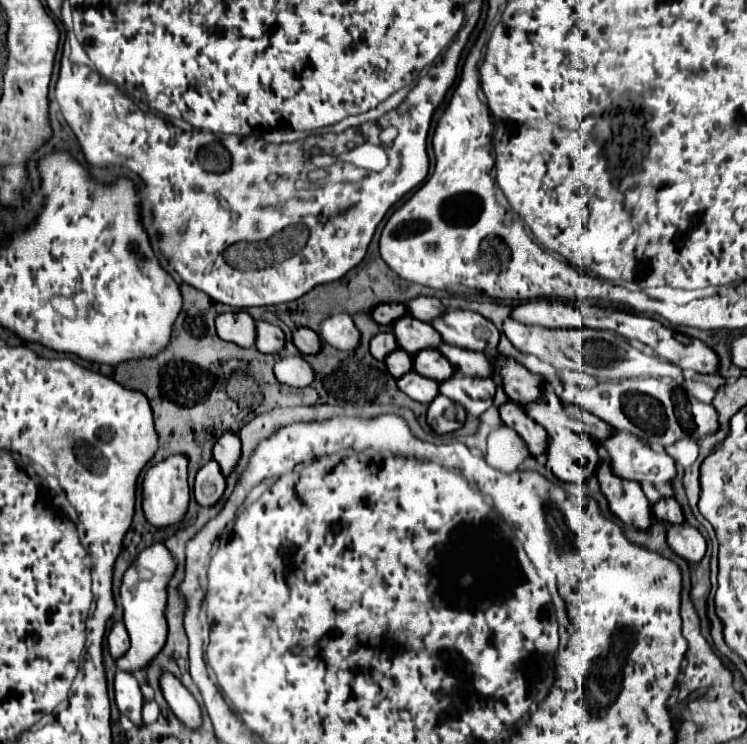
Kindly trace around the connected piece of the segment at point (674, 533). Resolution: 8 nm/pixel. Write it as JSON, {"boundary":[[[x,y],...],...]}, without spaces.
{"boundary":[[[687,522],[667,526],[667,544],[687,562],[699,562],[707,550],[701,532],[695,526],[689,526]]]}

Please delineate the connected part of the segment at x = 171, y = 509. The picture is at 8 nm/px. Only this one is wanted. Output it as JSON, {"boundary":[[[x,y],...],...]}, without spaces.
{"boundary":[[[173,454],[149,468],[143,476],[143,498],[141,506],[145,518],[153,526],[169,526],[181,520],[189,504],[189,486],[187,486],[187,458],[183,454]]]}

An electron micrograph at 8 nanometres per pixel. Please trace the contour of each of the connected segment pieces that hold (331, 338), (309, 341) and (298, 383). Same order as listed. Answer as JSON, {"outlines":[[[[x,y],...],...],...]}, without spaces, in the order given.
{"outlines":[[[[333,314],[321,322],[321,338],[339,350],[353,350],[359,342],[359,332],[349,314]]],[[[297,328],[293,332],[293,344],[303,354],[315,354],[317,346],[319,346],[319,336],[311,328]]],[[[283,356],[275,360],[273,374],[279,382],[293,388],[303,388],[313,382],[313,368],[301,356]]]]}

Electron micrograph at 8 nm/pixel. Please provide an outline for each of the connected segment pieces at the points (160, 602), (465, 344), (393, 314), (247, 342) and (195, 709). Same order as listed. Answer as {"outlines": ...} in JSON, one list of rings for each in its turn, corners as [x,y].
{"outlines":[[[[161,542],[143,548],[131,566],[123,574],[123,582],[119,588],[119,598],[123,606],[123,622],[131,636],[131,648],[117,660],[119,670],[143,670],[153,656],[165,644],[165,586],[169,582],[169,574],[173,574],[173,558],[169,558],[169,550],[161,546]]],[[[445,310],[439,318],[431,320],[431,326],[441,334],[443,342],[453,346],[461,346],[467,350],[485,352],[489,344],[489,352],[499,344],[497,326],[473,310]]],[[[379,304],[371,310],[371,318],[377,324],[391,324],[401,316],[405,316],[405,306],[403,304]]],[[[245,310],[217,316],[215,328],[221,340],[233,342],[241,348],[251,348],[255,344],[255,320]]],[[[165,670],[159,676],[159,686],[161,686],[161,692],[163,692],[169,708],[173,710],[173,714],[181,722],[185,722],[189,728],[197,728],[201,724],[199,704],[189,694],[189,690],[179,682],[179,678],[175,678],[171,672]]]]}

